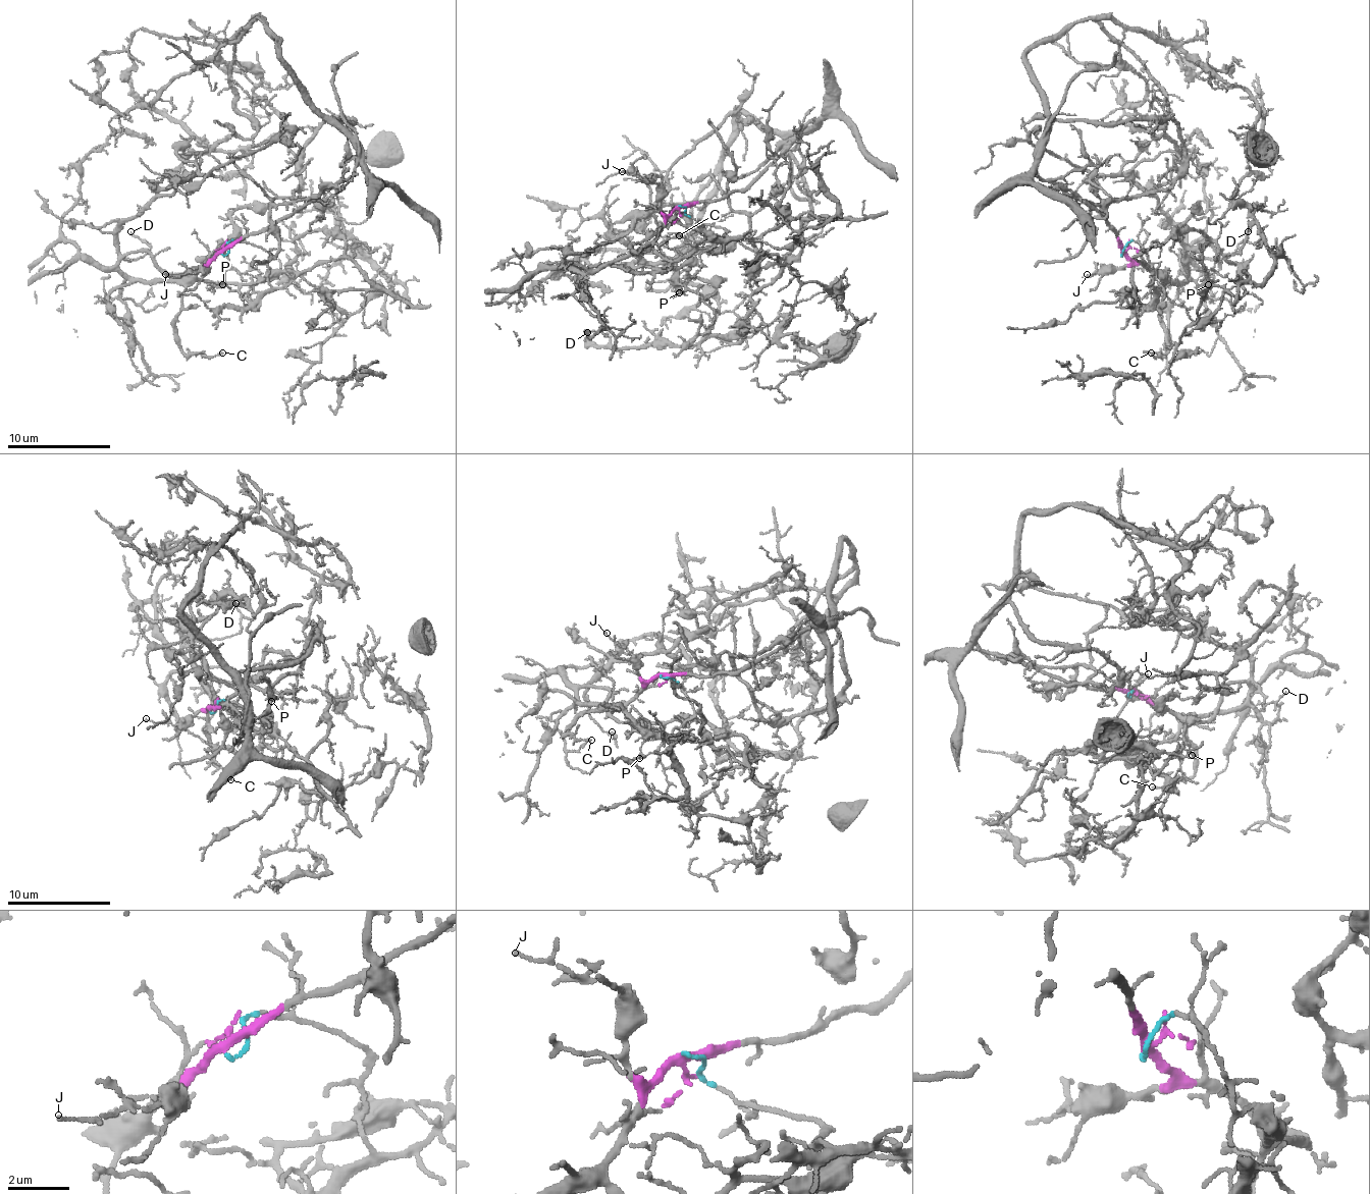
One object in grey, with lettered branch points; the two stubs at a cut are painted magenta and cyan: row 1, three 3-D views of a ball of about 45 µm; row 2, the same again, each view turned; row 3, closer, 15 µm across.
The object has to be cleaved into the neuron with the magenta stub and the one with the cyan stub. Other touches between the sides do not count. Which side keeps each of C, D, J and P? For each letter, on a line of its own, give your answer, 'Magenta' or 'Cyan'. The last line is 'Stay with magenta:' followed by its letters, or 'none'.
C: Magenta
D: Magenta
J: Magenta
P: Magenta
Stay with magenta: C, D, J, P

